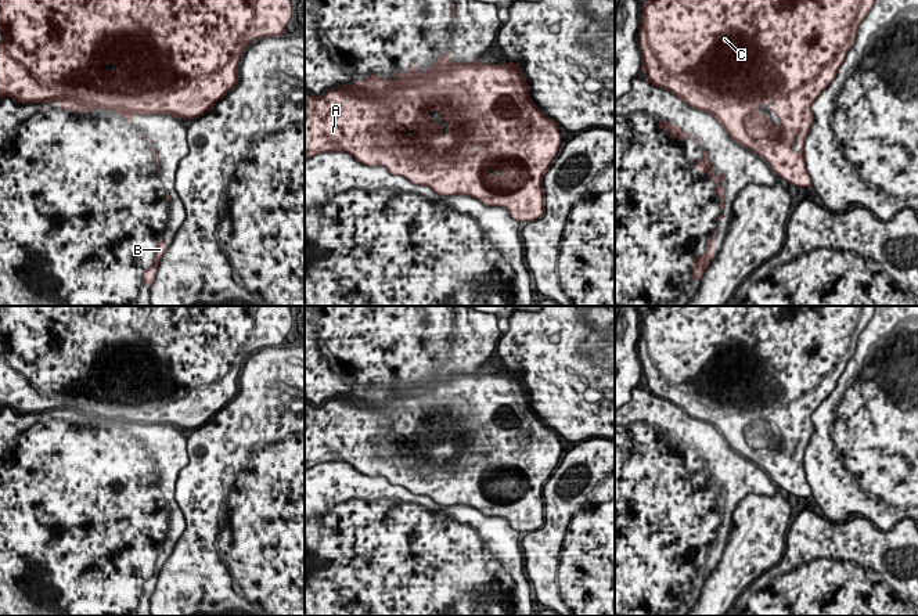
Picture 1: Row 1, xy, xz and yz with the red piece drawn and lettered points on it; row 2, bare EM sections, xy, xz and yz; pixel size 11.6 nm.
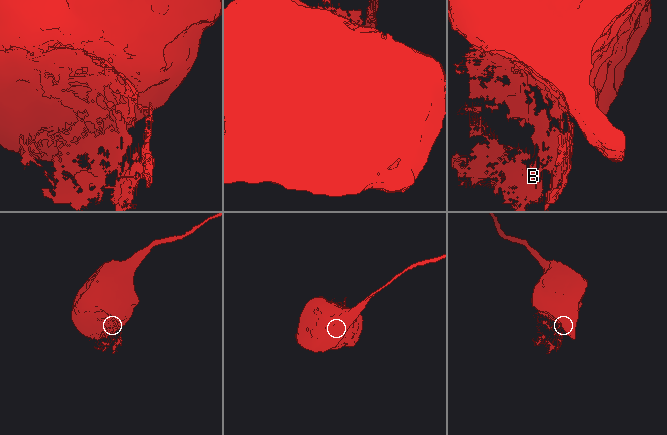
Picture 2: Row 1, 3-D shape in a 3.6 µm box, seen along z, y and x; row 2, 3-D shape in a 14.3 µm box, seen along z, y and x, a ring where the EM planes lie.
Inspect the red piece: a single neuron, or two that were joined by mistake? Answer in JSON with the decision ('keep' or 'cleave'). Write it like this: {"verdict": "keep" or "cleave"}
{"verdict": "keep"}

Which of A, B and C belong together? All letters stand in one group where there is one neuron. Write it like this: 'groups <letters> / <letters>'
groups A B C

